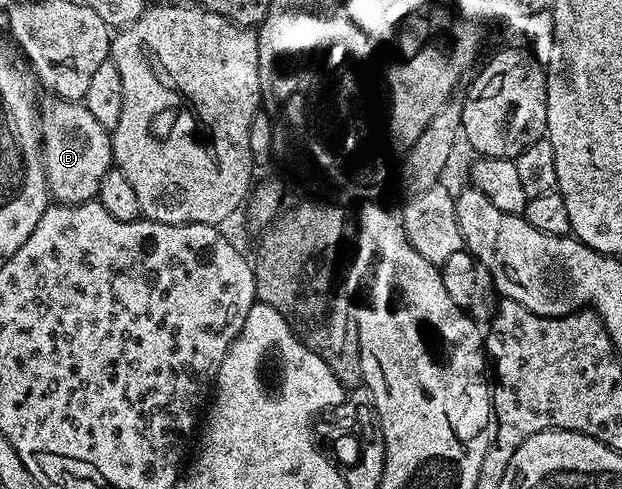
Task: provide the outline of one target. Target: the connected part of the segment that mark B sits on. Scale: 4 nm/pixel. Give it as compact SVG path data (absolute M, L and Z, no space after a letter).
M54 96L48 99L43 111L37 114L48 195L61 206L76 206L98 199L101 180L105 172L113 169L110 133L97 124L97 119L89 113L89 108L83 106L82 101L71 102L67 98Z

